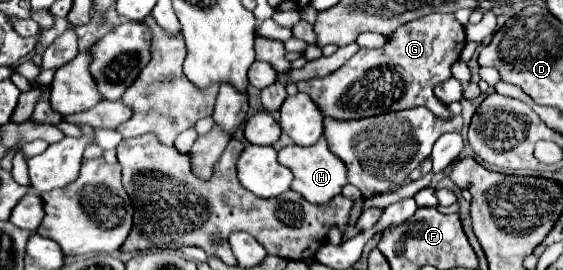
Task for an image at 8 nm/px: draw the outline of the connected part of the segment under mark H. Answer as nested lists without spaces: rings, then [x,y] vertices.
[[[320,138],[314,146],[302,148],[302,146],[286,146],[278,152],[278,160],[280,164],[288,166],[294,174],[294,182],[292,182],[292,190],[298,192],[300,196],[304,196],[310,204],[326,204],[330,202],[334,196],[338,196],[346,184],[346,166],[344,162],[334,156],[328,150],[328,144],[324,138]]]

